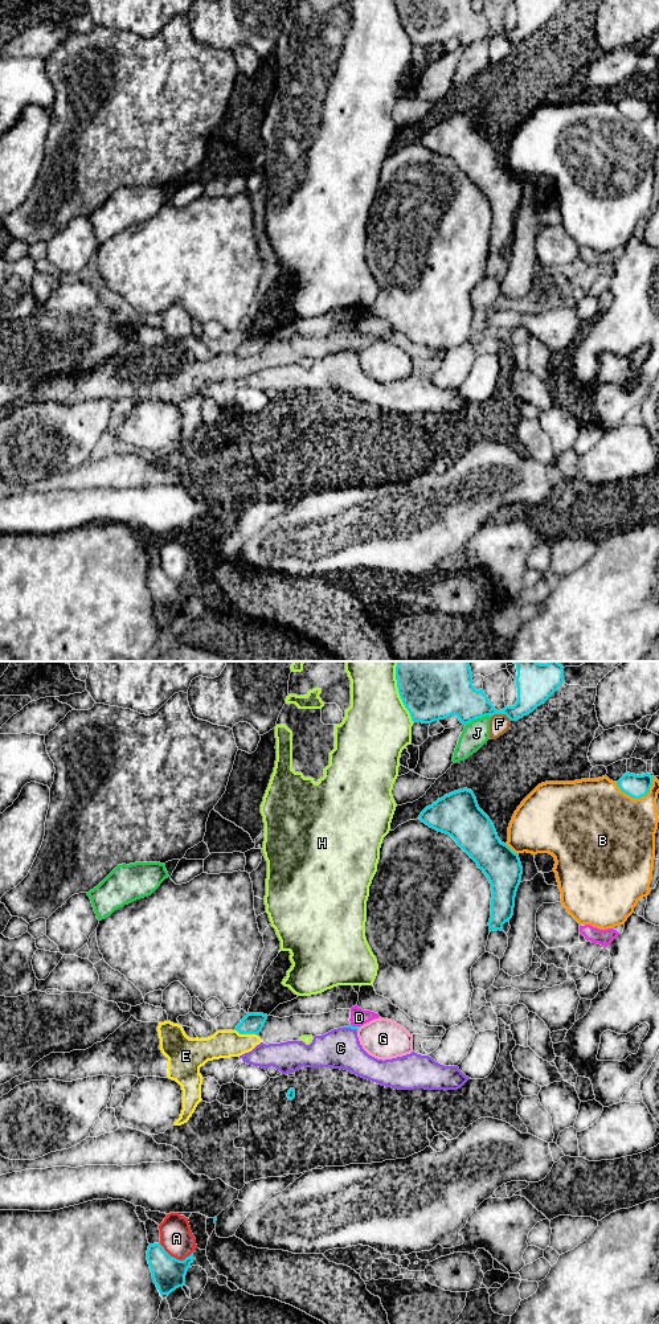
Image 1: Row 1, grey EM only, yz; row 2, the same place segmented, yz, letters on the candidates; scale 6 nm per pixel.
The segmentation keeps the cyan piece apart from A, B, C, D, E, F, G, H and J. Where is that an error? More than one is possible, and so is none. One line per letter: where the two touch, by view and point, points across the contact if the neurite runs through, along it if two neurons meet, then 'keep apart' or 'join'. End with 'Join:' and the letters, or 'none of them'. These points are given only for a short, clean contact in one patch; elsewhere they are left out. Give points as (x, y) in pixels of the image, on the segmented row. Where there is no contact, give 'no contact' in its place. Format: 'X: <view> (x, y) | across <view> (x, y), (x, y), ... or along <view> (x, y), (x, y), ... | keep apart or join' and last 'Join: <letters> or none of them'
A: yz (175, 1258) | keep apart
B: yz (638, 798) | keep apart
C: yz (351, 1028) | keep apart
D: yz (356, 1027) | keep apart
E: yz (246, 1033) | along yz (236, 1029), (240, 1033), (254, 1033), (257, 1036) | keep apart
F: yz (502, 713) | keep apart
G: yz (359, 1027) | keep apart
H: yz (398, 692) | keep apart
J: yz (478, 717) | keep apart
Join: none of them

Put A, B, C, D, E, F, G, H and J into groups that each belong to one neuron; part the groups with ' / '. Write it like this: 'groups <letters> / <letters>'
groups A / B / C / D E / F / G / H / J

